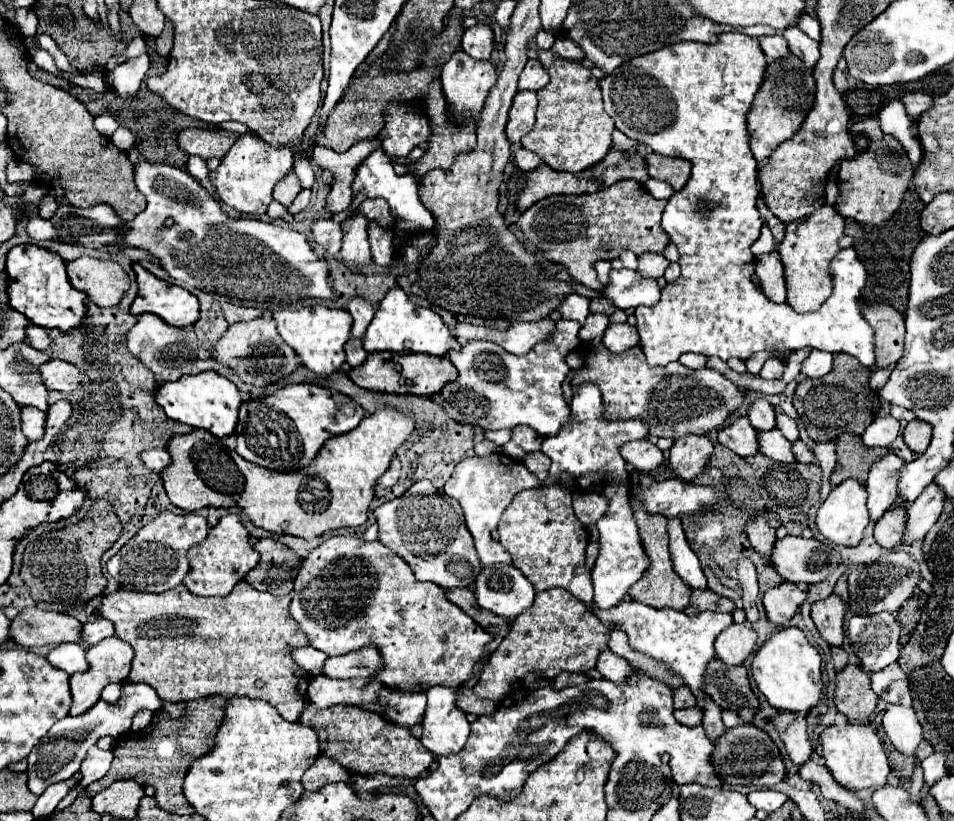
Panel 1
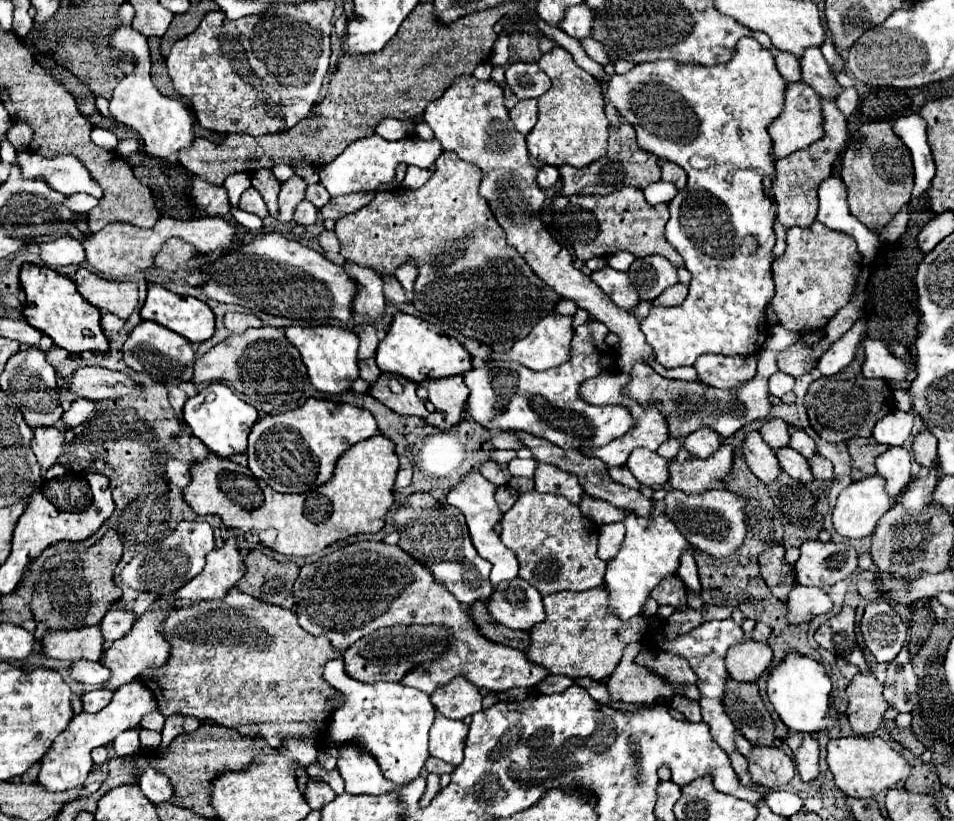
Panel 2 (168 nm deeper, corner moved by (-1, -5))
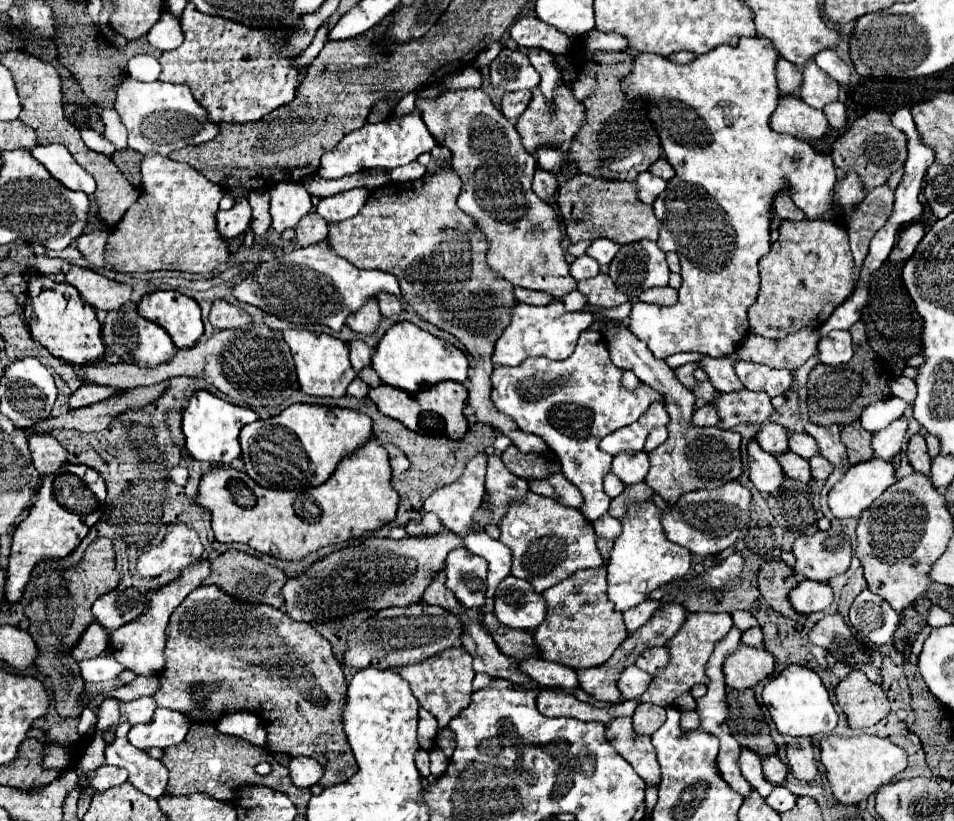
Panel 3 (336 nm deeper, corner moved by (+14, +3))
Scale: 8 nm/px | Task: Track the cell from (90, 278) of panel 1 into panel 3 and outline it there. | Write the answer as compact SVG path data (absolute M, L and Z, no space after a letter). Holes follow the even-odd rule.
M65 263L63 273L67 277L67 283L73 285L79 291L79 295L95 309L113 311L131 301L129 285L111 281L91 269Z

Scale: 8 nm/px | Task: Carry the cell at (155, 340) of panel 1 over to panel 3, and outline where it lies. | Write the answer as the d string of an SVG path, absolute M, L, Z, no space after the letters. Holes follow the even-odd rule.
M121 309L107 313L107 321L103 325L103 343L113 353L117 353L125 363L137 363L147 367L167 363L177 353L177 347L173 347L173 341L167 335L167 331L161 329L157 323L143 319L135 309Z

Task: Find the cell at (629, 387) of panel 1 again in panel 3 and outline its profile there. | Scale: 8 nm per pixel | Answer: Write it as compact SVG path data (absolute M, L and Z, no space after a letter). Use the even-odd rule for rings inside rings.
M735 391L735 393L719 393L719 397L713 401L721 415L721 427L731 429L739 423L753 423L763 425L771 413L771 397L765 393L753 393L753 391Z

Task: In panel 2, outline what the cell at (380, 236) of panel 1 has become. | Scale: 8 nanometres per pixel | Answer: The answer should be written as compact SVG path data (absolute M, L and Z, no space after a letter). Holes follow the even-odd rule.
M382 275L382 281L384 281L384 295L386 295L386 299L398 301L398 303L408 301L406 291L402 289L402 285L398 283L398 279L394 275Z

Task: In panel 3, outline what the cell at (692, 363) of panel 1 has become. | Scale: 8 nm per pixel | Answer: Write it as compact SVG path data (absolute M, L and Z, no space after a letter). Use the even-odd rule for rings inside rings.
M737 353L727 355L727 357L719 357L719 359L703 357L699 361L699 365L709 375L709 381L717 387L717 391L731 393L731 391L741 391L743 389L743 383L737 379L737 373L733 371L735 361L739 361Z

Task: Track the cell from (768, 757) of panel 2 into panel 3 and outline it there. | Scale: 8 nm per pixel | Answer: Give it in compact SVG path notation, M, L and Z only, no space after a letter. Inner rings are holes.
M769 755L769 759L761 759L763 763L763 771L765 771L765 779L769 779L771 785L781 785L787 777L787 765L781 763L781 759L777 755Z

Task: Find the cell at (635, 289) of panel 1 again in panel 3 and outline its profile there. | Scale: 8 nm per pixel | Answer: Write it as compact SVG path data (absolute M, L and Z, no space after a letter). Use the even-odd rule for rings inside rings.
M581 255L571 263L569 273L573 275L573 279L583 281L583 279L591 279L599 273L599 263L595 263L589 255Z

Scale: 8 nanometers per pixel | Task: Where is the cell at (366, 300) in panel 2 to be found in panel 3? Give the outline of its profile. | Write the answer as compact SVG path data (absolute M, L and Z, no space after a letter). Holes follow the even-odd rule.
M369 299L369 303L365 303L365 307L353 315L349 315L349 329L355 333L363 333L363 335L373 335L379 329L381 323L381 313L379 313L379 305L375 299Z

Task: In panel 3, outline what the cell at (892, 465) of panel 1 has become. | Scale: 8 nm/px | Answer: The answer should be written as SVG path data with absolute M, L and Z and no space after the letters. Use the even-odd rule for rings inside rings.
M899 417L891 425L887 425L885 429L881 429L879 433L875 433L873 435L875 457L893 459L901 451L905 433L907 433L907 419L905 417Z

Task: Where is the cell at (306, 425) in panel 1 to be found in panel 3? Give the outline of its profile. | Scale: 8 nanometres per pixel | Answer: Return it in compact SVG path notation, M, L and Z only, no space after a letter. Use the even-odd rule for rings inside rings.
M295 403L271 419L243 427L241 449L247 475L267 489L311 489L323 485L343 457L359 451L371 437L371 419L351 409Z

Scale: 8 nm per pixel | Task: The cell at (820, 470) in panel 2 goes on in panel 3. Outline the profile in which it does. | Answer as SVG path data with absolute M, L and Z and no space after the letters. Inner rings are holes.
M821 455L813 457L809 463L811 463L813 479L827 479L831 475L831 471L833 471L833 465L825 457L821 457Z

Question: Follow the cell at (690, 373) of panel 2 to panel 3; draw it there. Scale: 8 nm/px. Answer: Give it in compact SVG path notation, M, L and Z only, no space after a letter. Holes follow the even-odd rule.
M701 381L697 391L695 391L695 397L697 399L705 399L705 403L709 403L711 397L715 397L715 395L717 395L717 389L709 381Z

